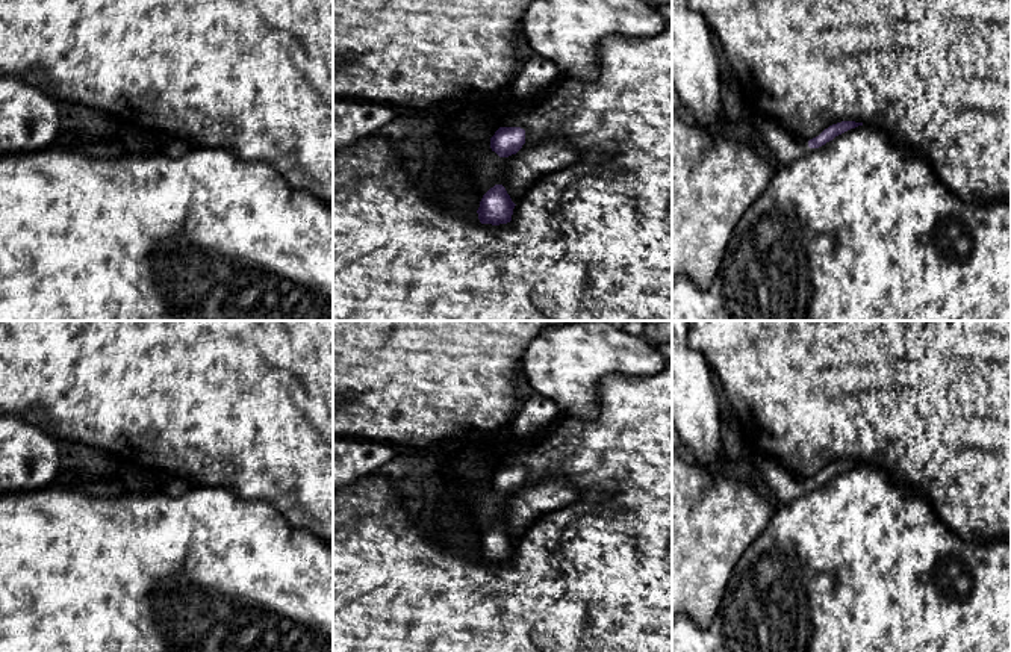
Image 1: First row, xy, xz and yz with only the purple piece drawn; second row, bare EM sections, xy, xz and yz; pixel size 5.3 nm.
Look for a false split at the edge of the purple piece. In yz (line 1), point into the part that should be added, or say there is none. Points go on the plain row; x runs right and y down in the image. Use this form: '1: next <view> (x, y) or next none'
1: next yz (781, 486)

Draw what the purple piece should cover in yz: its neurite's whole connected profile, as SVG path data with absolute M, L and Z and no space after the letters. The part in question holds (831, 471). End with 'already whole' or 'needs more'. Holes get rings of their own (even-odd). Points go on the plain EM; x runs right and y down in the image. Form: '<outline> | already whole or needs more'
M749 446L743 454L742 460L752 466L760 486L769 493L775 504L793 501L808 492L810 487L819 487L835 475L863 464L863 461L841 460L825 467L819 475L805 480L795 478L785 467L778 461L764 455L757 464L754 460L758 452Z | needs more

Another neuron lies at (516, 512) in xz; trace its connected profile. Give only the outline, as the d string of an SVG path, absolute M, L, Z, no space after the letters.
M563 477L525 478L522 487L509 496L499 496L490 484L468 489L465 483L457 483L454 499L446 510L469 511L469 525L478 540L490 526L502 523L518 543L524 531L540 516L575 502L580 495L580 489Z

